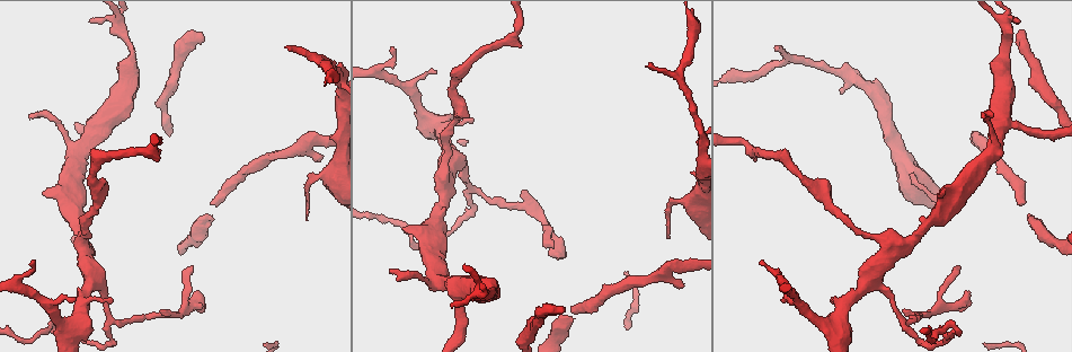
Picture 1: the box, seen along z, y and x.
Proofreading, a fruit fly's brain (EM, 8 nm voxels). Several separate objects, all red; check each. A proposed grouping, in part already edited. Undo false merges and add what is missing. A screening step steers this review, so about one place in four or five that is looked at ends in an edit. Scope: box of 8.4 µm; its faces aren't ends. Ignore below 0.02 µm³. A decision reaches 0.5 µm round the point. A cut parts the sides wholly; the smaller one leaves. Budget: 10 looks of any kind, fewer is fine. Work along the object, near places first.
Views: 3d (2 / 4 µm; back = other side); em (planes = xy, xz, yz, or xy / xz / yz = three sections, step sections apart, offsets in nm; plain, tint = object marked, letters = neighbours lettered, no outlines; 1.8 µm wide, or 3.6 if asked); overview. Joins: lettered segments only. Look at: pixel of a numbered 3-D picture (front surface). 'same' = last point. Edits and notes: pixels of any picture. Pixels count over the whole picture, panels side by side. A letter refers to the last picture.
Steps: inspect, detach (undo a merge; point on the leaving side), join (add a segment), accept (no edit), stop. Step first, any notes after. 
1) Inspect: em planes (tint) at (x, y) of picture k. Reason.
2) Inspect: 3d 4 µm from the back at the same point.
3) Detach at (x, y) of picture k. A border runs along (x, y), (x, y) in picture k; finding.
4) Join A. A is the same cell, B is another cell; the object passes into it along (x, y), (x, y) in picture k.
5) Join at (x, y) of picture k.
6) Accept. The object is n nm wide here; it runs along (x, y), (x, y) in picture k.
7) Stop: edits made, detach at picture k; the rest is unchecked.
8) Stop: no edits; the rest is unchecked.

Inspect: em xz step 16 (tint) at (679, 287) of picture 1. Free end.

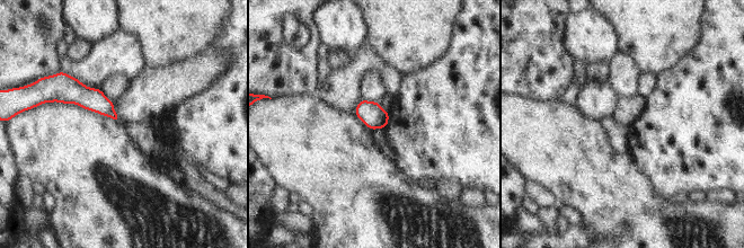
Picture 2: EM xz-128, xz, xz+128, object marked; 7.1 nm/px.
Inspect: em planes (letters) at the same point.

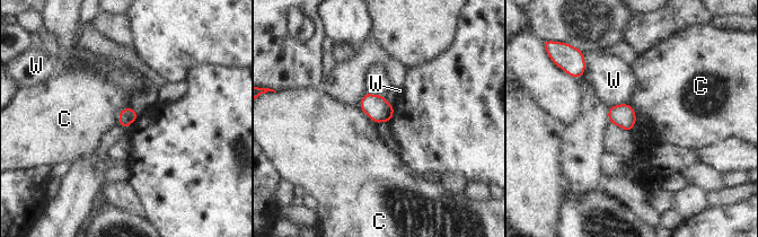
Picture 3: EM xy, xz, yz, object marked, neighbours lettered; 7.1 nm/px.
Accept. The object is 120 nm wide here; C and W are other cells; a border runs along (359, 105), (377, 124) in picture 3; none of them fits.

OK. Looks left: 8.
Inspect: em yz step 4 (tint) at (667, 235) of picture 1. Free end.

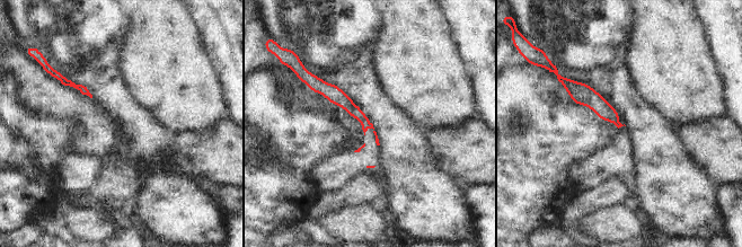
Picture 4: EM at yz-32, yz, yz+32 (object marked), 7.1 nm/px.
Inspect: em yz step 4 (letters) at the same point. See the neighbours.

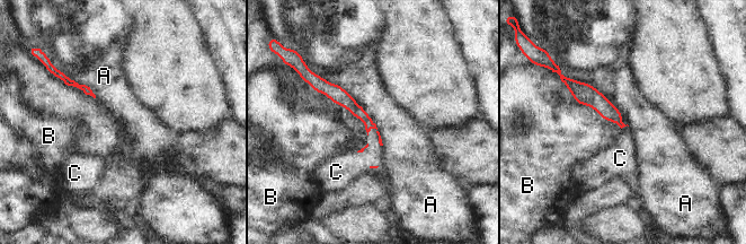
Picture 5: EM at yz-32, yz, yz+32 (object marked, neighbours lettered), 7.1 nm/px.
Join at (620, 158) of picture 5. The object is 90 nm wide here; C is the same cell, A and B are other cells; the object passes into it along (598, 102), (624, 125), (620, 158) in picture 5; the cell continues.

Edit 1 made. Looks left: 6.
Inspect: em planes (letters) at (210, 202) of picture 1. Free end.

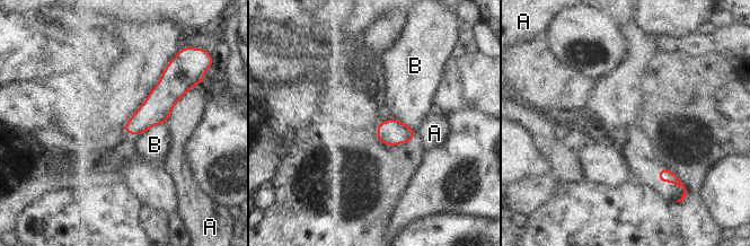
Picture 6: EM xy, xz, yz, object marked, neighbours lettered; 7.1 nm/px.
Accept. The longest contact is with A, 300 nm; A and B are other cells; no lettered segment goes on from it.

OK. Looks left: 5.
Inspect: 3d 2 µm at (437, 281) of picture 1. Arms part here.

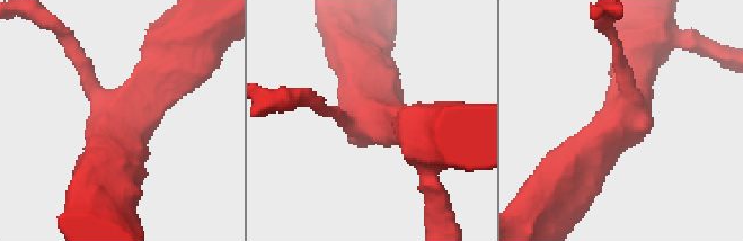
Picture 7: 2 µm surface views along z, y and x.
Inspect: em yz step 8 (letters) at (624, 111) of picture 7. Now the EM.

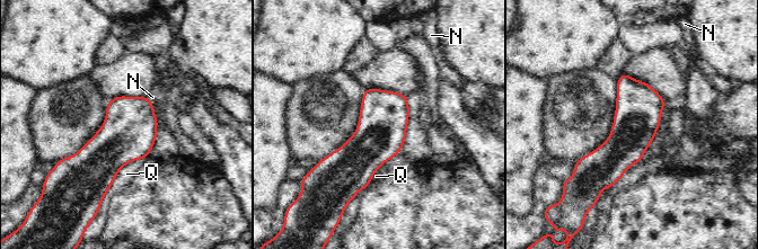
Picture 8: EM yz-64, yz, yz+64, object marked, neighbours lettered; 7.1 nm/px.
Accept. N and Q are other cells; a border runs along (147, 96), (158, 122) in picture 8; continuous, no second cell.

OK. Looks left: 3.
Stop: edits made, join at picture 5; the rest is unchecked.

